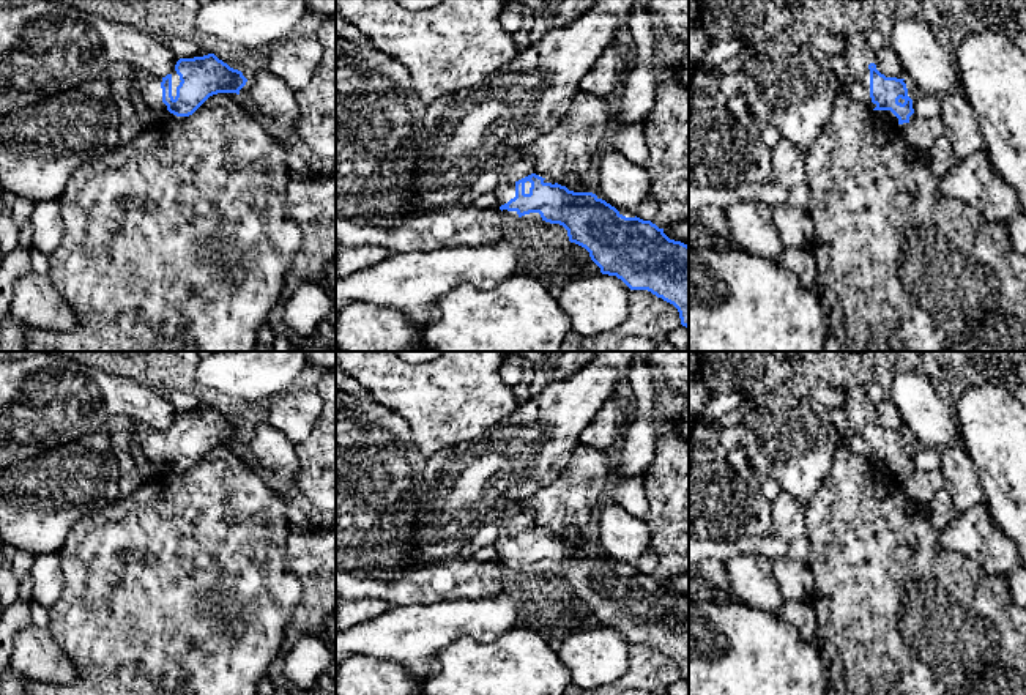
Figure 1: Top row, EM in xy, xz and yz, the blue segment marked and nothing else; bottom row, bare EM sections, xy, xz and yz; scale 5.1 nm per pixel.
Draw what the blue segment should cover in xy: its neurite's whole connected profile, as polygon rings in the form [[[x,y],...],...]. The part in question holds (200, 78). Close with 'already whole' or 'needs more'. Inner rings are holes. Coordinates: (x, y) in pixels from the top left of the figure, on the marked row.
[[[214,54],[180,58],[165,77],[154,77],[132,68],[132,79],[140,85],[143,102],[154,118],[181,118],[192,115],[210,96],[236,93],[247,79]]] | needs more

